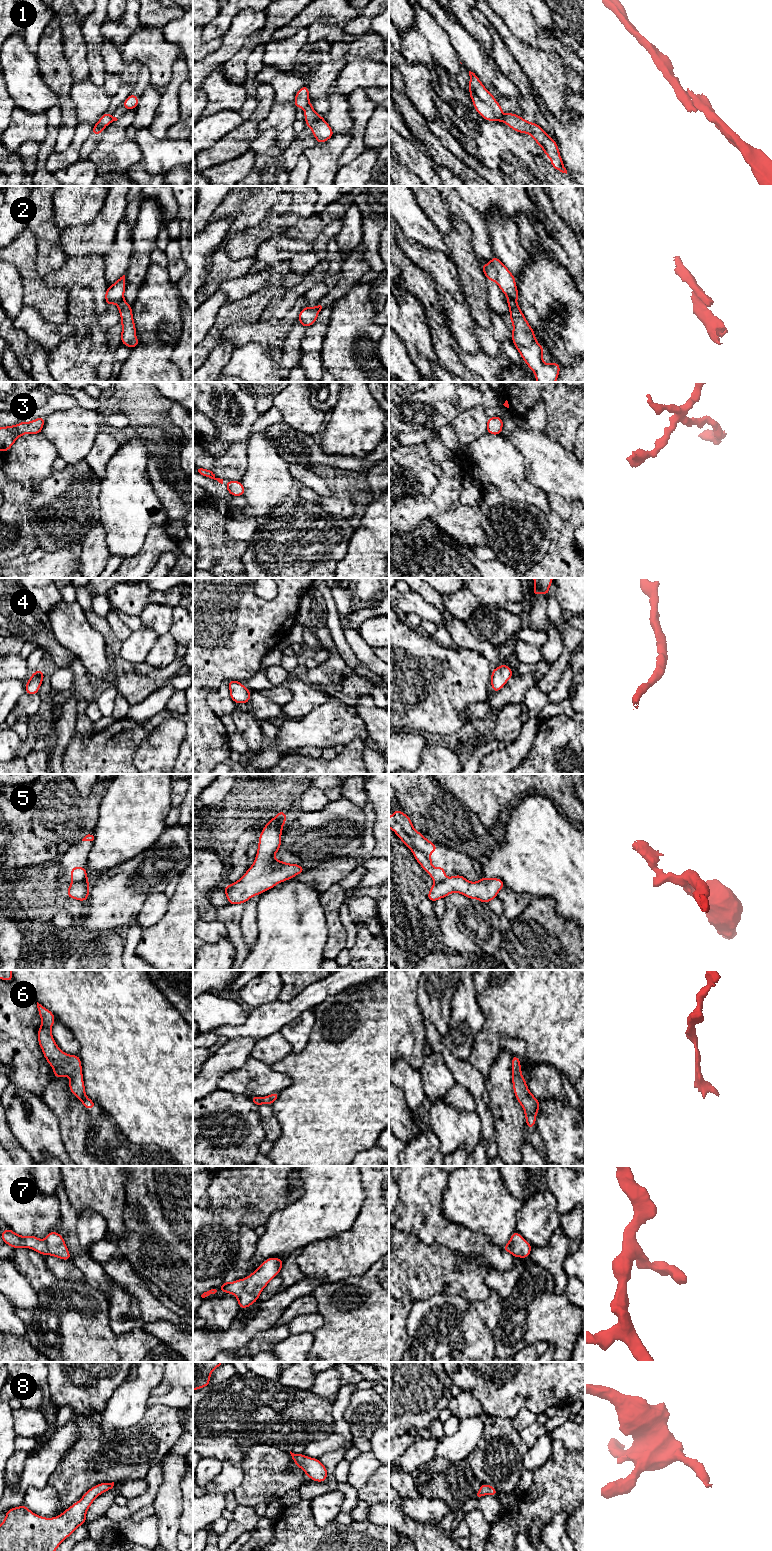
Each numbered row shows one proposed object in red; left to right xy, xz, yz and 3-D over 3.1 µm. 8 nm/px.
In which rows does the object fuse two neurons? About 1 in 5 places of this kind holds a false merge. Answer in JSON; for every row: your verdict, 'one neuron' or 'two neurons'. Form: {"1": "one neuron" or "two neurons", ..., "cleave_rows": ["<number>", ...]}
{"1": "two neurons", "2": "two neurons", "3": "one neuron", "4": "one neuron", "5": "two neurons", "6": "one neuron", "7": "one neuron", "8": "one neuron", "cleave_rows": ["1", "2", "5"]}

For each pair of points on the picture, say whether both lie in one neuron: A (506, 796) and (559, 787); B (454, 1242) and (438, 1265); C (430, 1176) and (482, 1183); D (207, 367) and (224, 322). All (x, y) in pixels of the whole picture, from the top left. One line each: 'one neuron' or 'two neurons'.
A: one neuron
B: two neurons
C: two neurons
D: two neurons

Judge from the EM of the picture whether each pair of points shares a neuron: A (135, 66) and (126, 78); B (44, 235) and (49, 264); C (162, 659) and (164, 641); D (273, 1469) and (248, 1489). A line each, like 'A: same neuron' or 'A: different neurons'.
A: same neuron
B: same neuron
C: same neuron
D: same neuron

